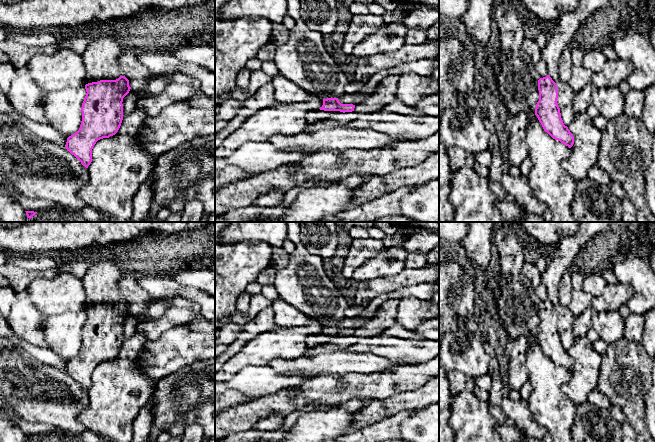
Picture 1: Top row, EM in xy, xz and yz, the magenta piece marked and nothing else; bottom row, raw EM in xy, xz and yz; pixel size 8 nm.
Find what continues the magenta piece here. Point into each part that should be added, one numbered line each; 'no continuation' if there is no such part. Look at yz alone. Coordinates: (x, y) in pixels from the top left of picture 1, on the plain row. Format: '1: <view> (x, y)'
1: yz (568, 248)

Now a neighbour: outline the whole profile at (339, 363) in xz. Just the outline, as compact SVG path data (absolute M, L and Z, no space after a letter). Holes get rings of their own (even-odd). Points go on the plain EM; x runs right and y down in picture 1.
M335 351L331 353L317 353L313 356L298 356L291 360L275 359L270 362L270 367L279 372L313 372L318 375L344 376L348 373L372 374L382 371L394 370L399 365L406 363L417 364L416 362L406 362L402 360L390 360L383 356L351 353L348 351Z

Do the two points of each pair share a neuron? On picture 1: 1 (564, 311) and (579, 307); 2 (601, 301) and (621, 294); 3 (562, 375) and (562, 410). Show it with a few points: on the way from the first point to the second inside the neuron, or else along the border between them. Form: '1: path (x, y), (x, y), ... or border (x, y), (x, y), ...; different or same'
1: border (567, 306), (575, 316); different
2: path (606, 301), (616, 295); same
3: path (556, 384), (556, 401); same

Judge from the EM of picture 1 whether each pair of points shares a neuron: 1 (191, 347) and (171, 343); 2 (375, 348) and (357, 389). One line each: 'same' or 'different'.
1: same
2: different

